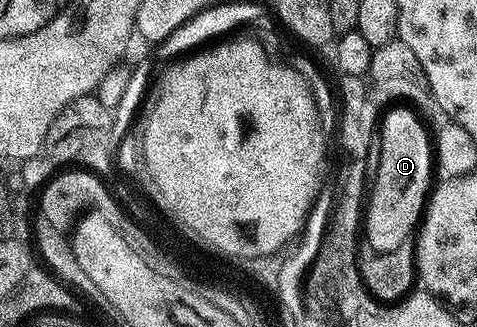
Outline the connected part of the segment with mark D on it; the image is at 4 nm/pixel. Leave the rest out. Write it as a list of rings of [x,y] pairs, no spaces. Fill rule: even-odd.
[[[391,108],[387,113],[382,113],[381,123],[377,128],[377,150],[378,146],[379,165],[373,168],[375,185],[370,185],[369,199],[365,204],[365,240],[367,238],[371,243],[371,252],[388,252],[397,250],[401,242],[409,239],[424,215],[425,201],[433,184],[433,140],[429,132],[427,136],[427,128],[419,121],[417,113],[410,112],[407,108]]]

